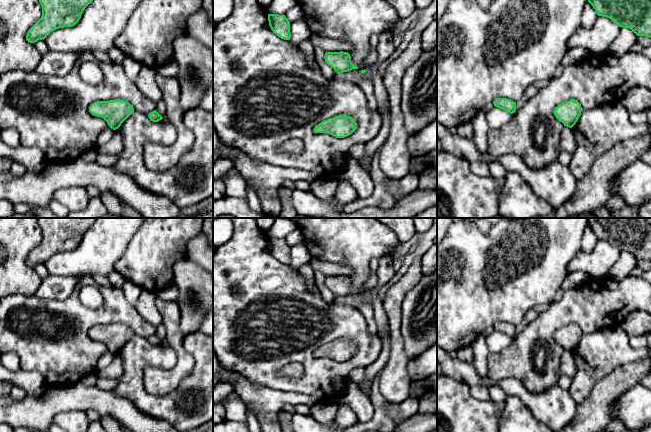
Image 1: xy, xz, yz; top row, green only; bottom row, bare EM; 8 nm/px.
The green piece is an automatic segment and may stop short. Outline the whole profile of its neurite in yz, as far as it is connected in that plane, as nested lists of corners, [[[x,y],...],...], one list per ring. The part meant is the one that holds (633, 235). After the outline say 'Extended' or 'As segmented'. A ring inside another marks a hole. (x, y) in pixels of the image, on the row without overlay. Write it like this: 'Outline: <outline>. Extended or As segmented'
Outline: [[[587,218],[598,240],[610,242],[619,251],[631,253],[637,260],[651,262],[651,218]]]. As segmented

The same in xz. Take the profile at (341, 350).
Outline: [[[340,339],[322,345],[315,350],[315,357],[328,357],[336,362],[345,362],[356,354],[357,347],[350,340]]]. As segmented

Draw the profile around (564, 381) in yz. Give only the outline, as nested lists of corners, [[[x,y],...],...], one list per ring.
[[[561,374],[557,382],[557,385],[563,389],[569,390],[571,381],[572,381],[572,378],[570,378],[565,374]]]

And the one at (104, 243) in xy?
[[[96,218],[76,249],[56,253],[44,263],[49,275],[59,277],[99,275],[109,278],[116,271],[115,264],[123,256],[144,220],[145,218]]]

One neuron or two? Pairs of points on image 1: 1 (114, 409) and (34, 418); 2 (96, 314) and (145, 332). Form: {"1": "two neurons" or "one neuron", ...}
{"1": "one neuron", "2": "one neuron"}

